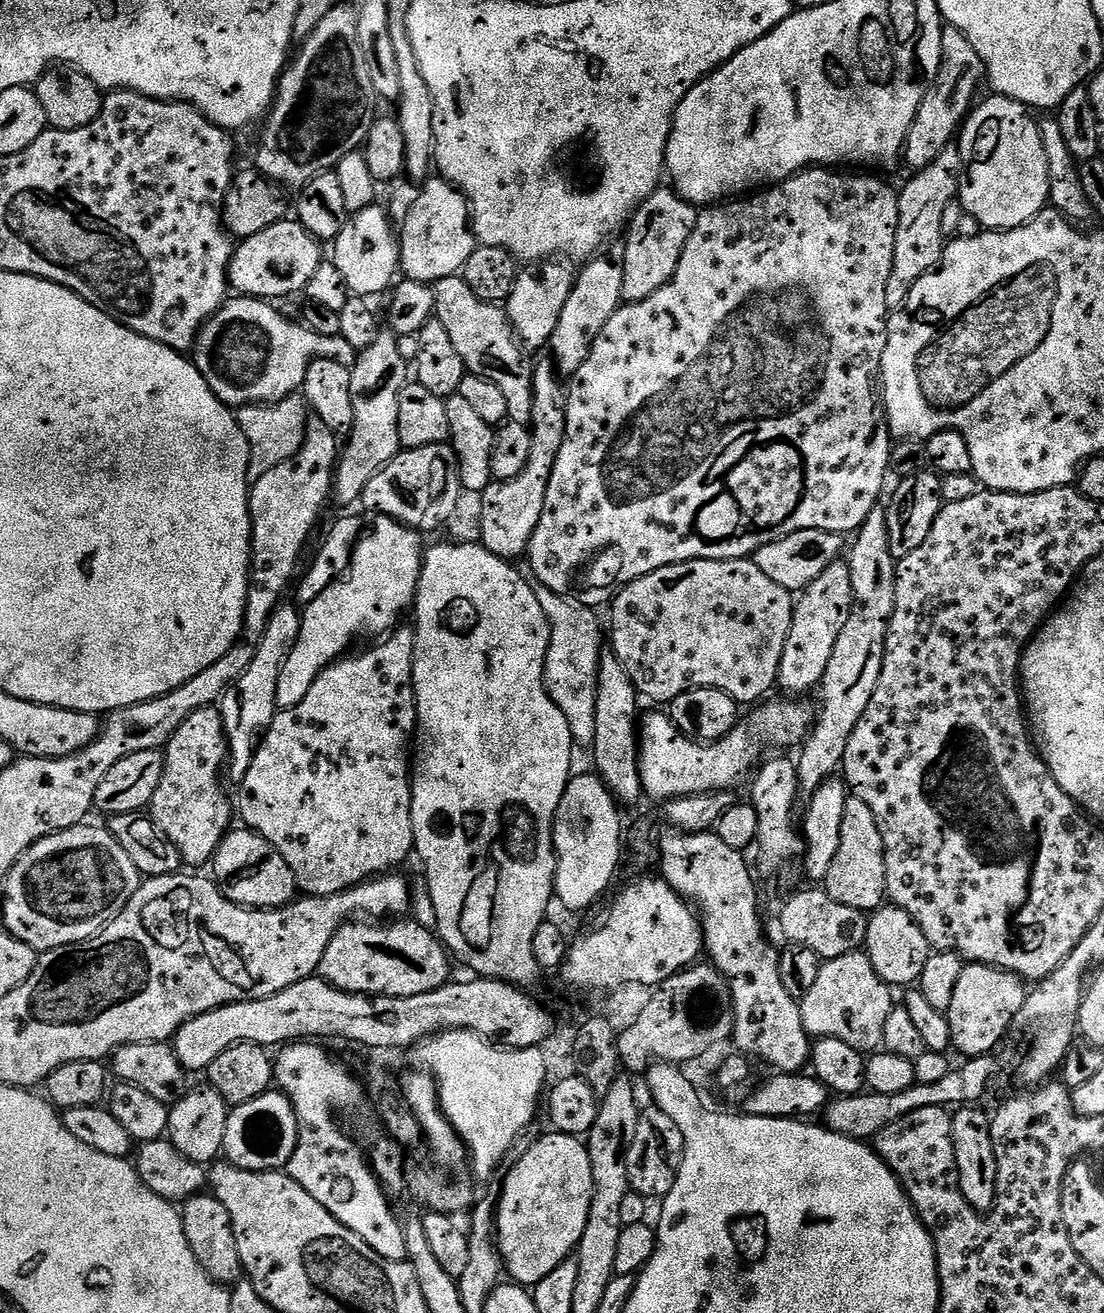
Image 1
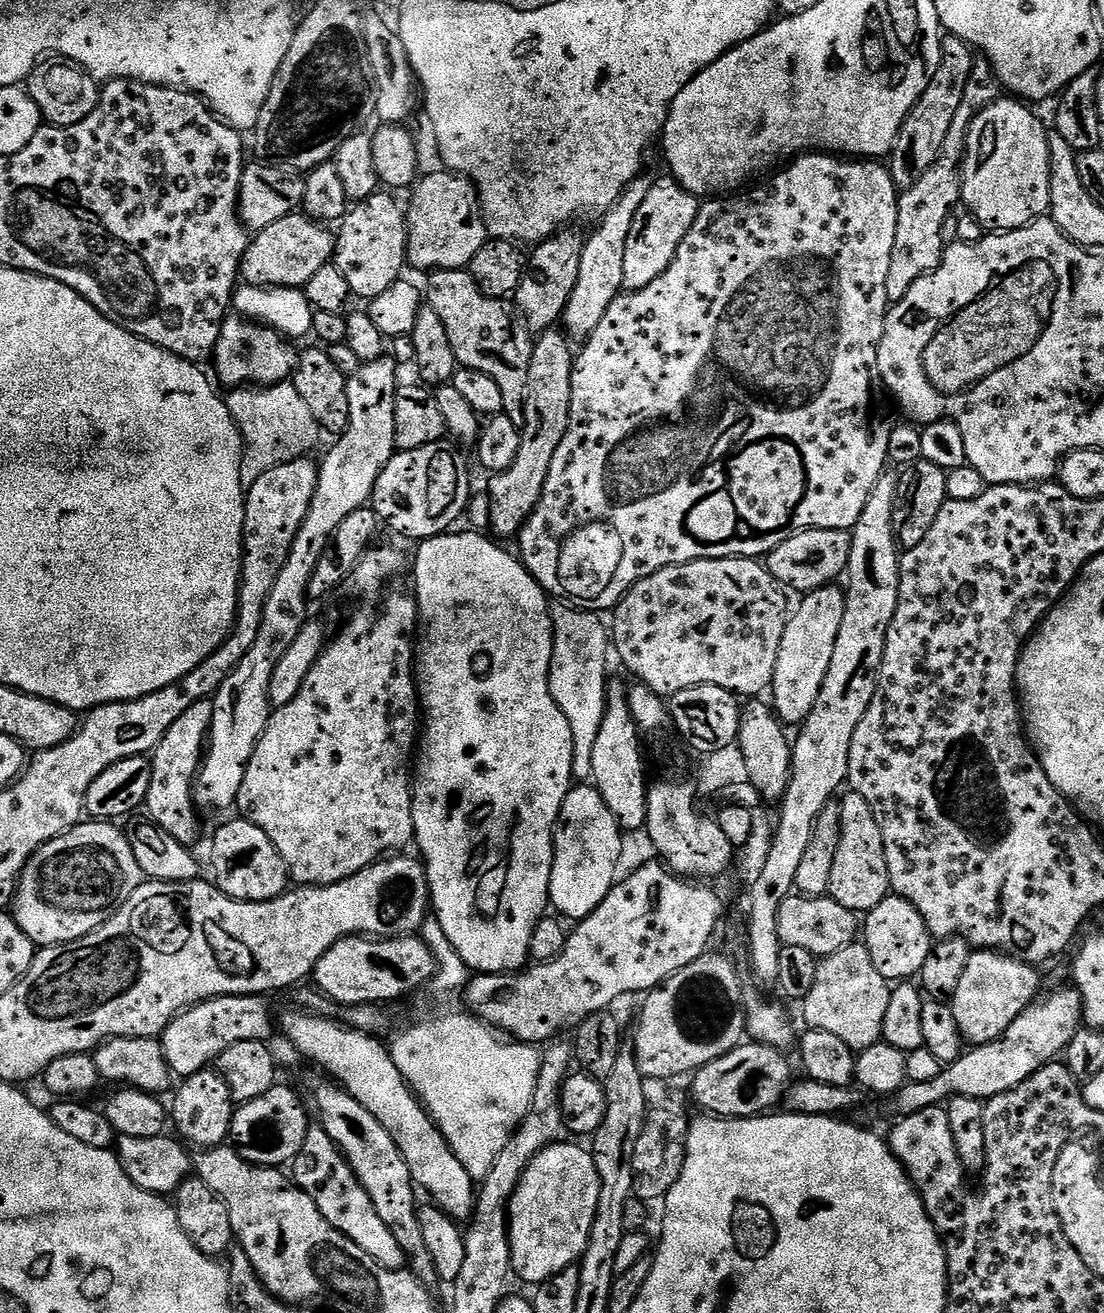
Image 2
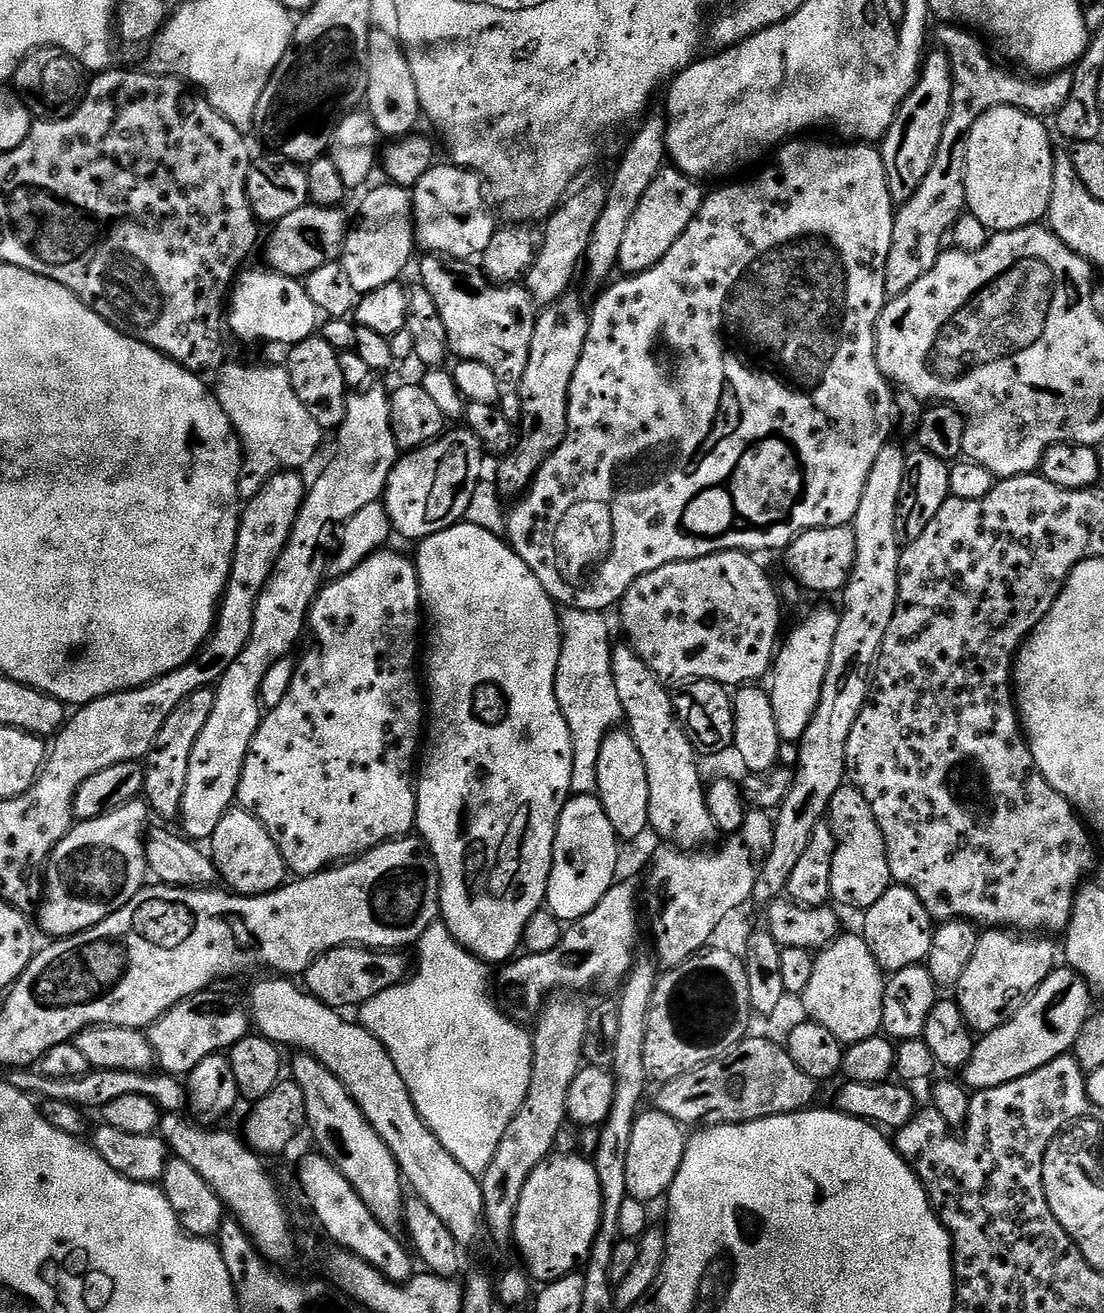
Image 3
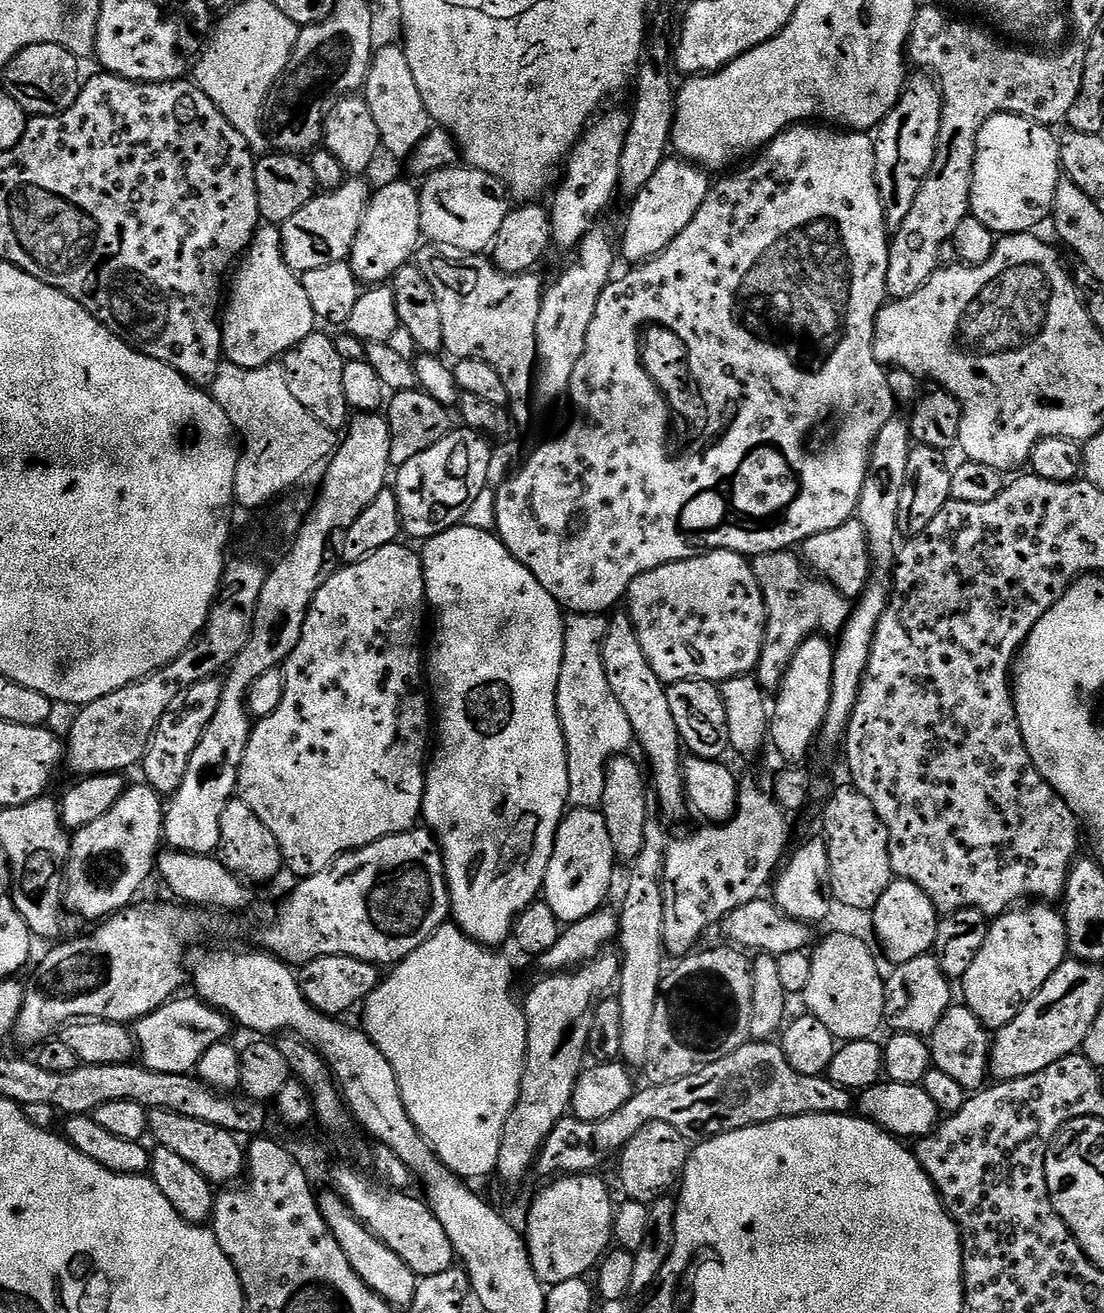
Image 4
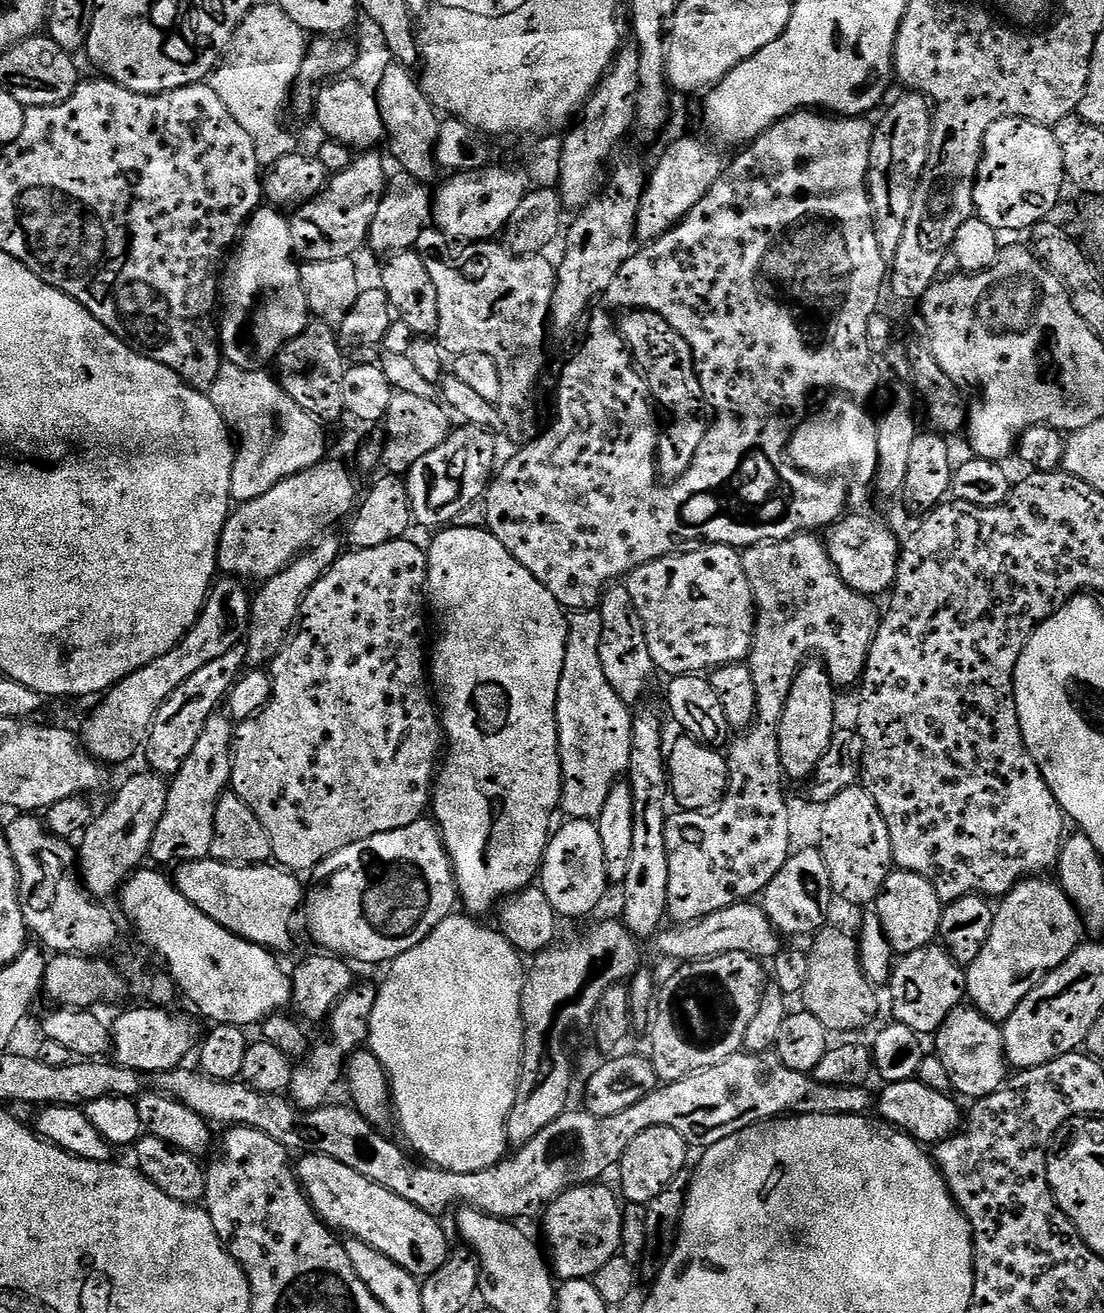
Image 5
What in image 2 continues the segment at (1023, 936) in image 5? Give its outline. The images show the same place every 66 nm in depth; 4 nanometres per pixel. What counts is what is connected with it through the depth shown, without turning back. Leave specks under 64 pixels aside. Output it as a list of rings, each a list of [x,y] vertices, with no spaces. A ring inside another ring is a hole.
[[[973,951],[962,979],[958,981],[958,990],[954,990],[950,998],[960,1037],[972,1046],[999,1040],[1000,1035],[1037,999],[1040,976],[1036,972],[1039,971],[1033,965],[1025,964],[1014,956],[1005,956],[1002,952]]]

